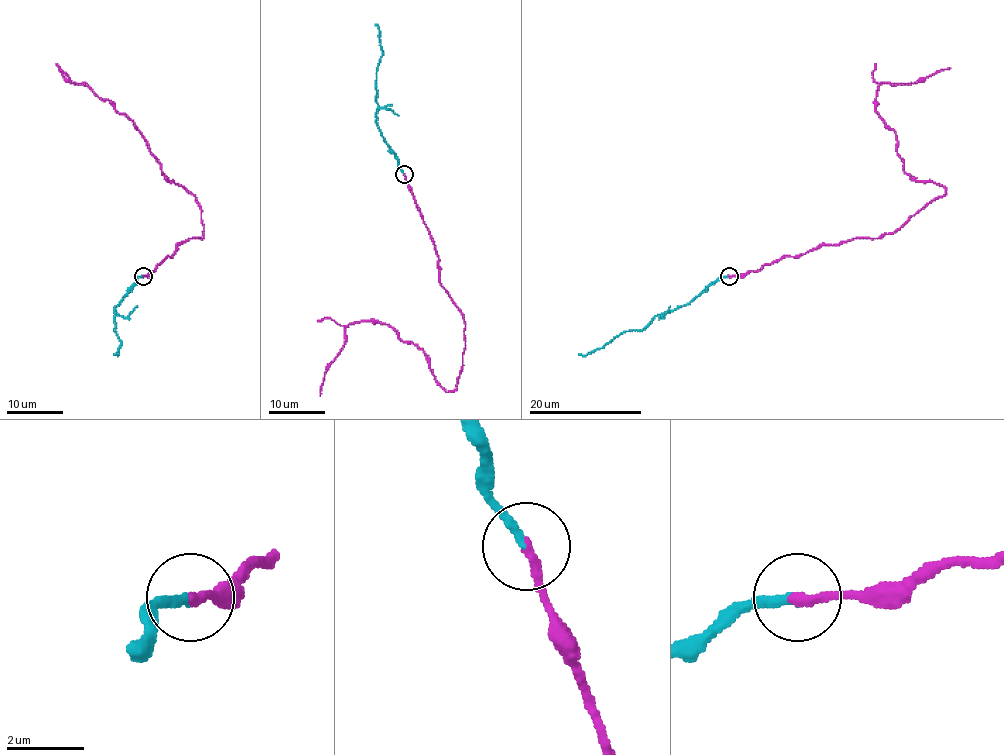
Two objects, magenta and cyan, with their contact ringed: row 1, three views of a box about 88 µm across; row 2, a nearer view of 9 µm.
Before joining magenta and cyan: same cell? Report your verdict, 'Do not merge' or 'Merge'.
Do not merge

